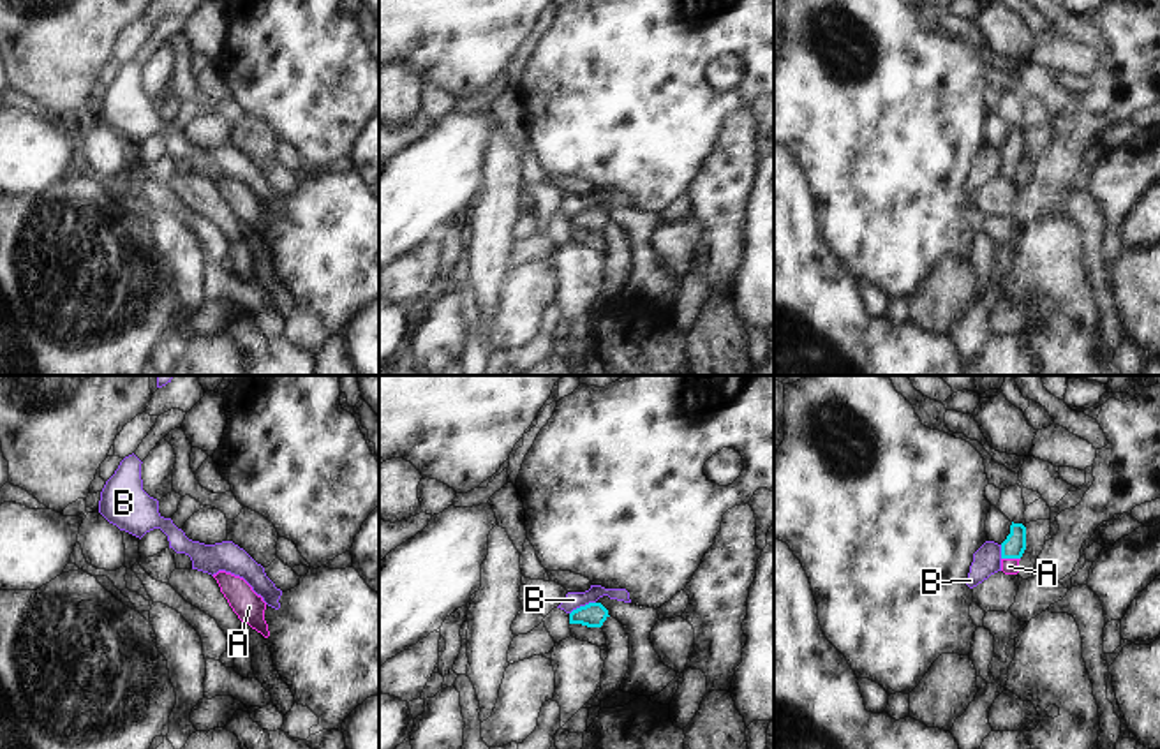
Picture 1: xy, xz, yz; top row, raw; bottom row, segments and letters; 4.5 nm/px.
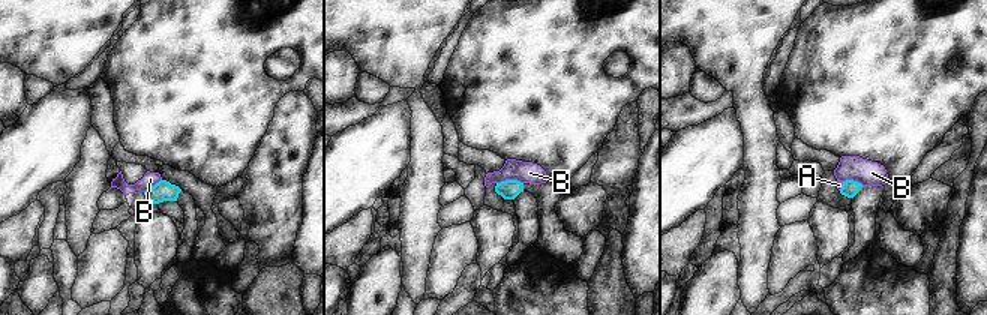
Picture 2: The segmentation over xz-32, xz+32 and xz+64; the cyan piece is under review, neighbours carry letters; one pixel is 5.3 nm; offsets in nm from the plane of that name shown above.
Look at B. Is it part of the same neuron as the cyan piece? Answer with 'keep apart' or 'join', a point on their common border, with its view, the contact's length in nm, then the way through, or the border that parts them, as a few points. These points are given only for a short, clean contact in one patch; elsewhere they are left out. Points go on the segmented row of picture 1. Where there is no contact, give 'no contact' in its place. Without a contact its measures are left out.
keep apart | xz (582, 607) | 130 nm | along xz (594, 601), (577, 607), (570, 614)

